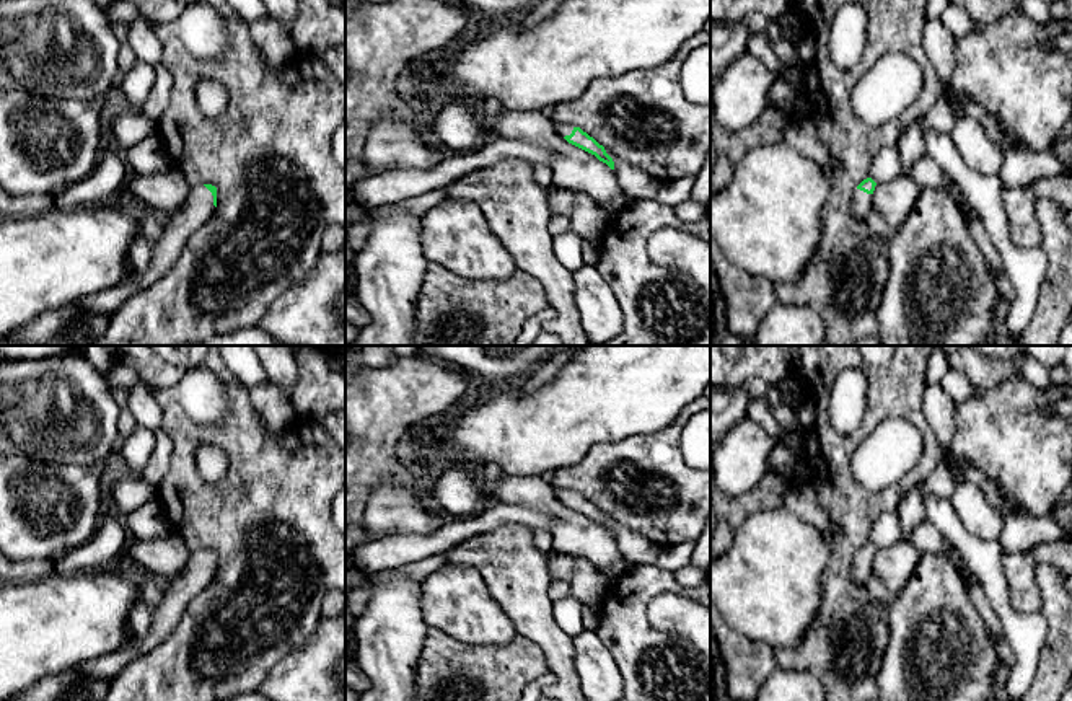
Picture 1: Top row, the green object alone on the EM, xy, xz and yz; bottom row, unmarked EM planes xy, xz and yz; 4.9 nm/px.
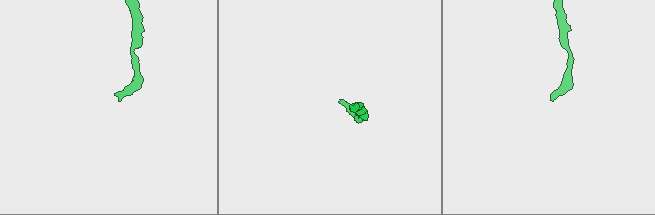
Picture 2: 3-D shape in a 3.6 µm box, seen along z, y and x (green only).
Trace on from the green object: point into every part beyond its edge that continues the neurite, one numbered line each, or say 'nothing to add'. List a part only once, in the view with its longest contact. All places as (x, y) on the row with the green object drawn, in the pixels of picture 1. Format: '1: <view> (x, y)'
1: xy (197, 209)

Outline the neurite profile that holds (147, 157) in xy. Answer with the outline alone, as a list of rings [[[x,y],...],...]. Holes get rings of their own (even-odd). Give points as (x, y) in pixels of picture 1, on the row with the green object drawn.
[[[153,134],[134,147],[124,150],[129,173],[153,174],[171,166],[158,134]]]

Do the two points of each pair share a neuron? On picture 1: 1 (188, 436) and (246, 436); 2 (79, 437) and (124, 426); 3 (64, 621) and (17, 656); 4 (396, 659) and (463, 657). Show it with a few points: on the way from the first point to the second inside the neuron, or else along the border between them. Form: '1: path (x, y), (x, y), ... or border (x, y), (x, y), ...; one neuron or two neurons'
1: path (202, 436), (232, 436); one neuron
2: border (121, 410), (116, 429); two neurons
3: path (52, 625), (46, 626), (28, 644); one neuron
4: border (429, 628), (421, 649), (414, 683); two neurons

